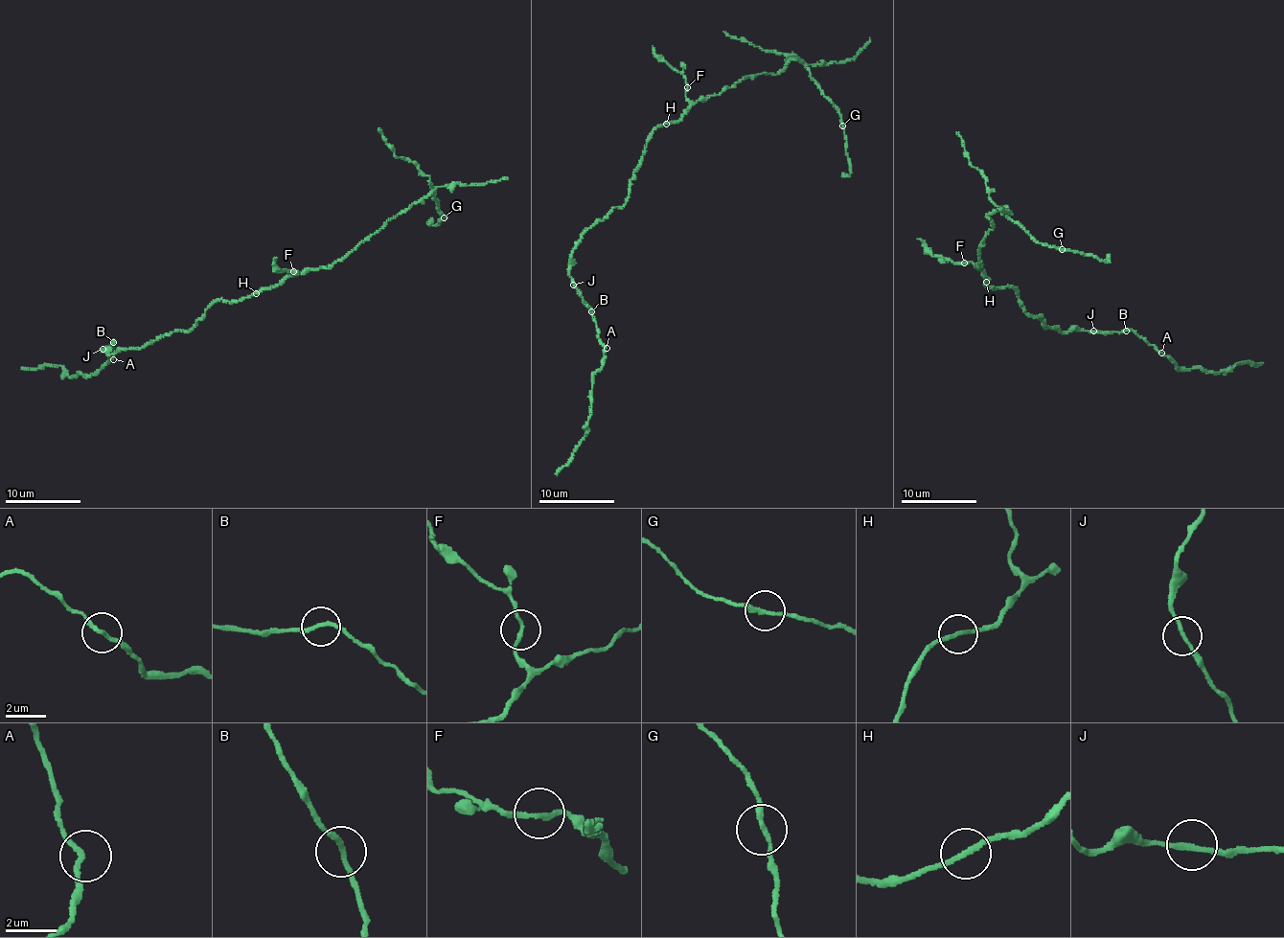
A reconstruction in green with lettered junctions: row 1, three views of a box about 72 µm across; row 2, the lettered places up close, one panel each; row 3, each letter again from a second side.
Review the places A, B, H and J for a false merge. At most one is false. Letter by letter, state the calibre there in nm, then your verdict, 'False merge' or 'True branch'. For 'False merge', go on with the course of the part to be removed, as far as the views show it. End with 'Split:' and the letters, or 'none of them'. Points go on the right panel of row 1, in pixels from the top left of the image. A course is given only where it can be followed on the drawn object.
A: Thickness 200 nm. True branch
B: Thickness 200 nm. True branch
H: Thickness 200 nm. False merge. Course of the part to remove: (986, 283), (979, 266), (979, 247), (995, 227), (990, 215), (1001, 212), (1050, 247), (1107, 263), (1109, 254)
J: Thickness 190 nm. True branch
Split: H

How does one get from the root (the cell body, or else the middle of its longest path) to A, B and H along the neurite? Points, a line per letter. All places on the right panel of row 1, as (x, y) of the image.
A: (1011, 285), (1023, 310), (1033, 316), (1041, 315), (1045, 328), (1056, 326), (1061, 332), (1134, 331), (1161, 353)
B: (1011, 285), (1023, 310), (1033, 316), (1041, 315), (1045, 328), (1056, 326), (1061, 332), (1126, 331)
H: (1011, 285), (989, 288), (986, 283)

